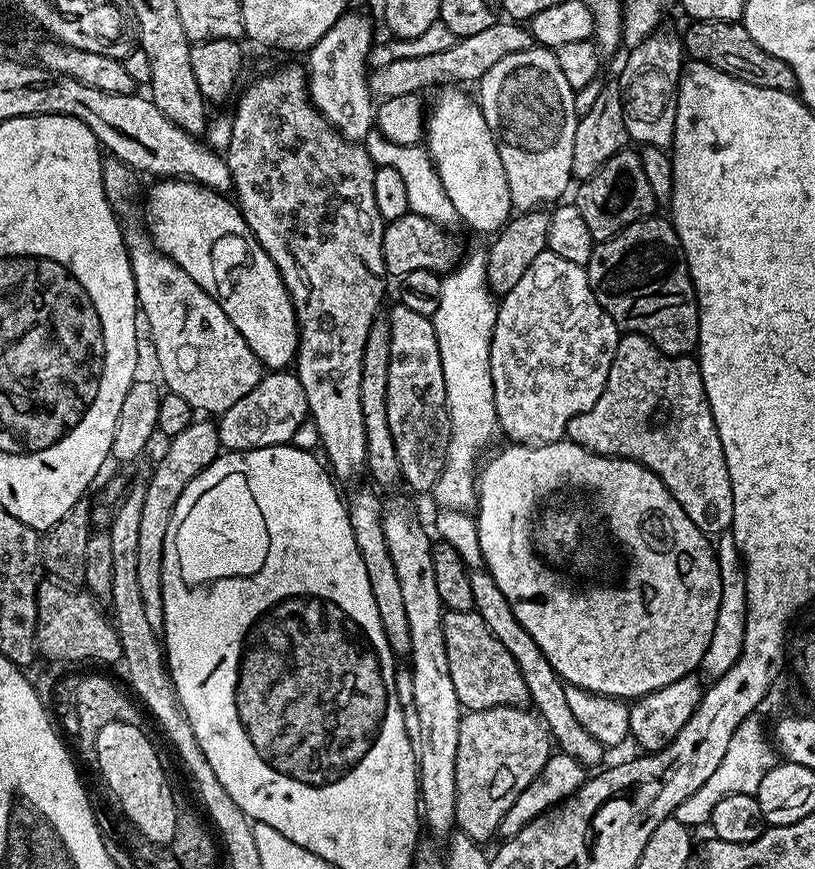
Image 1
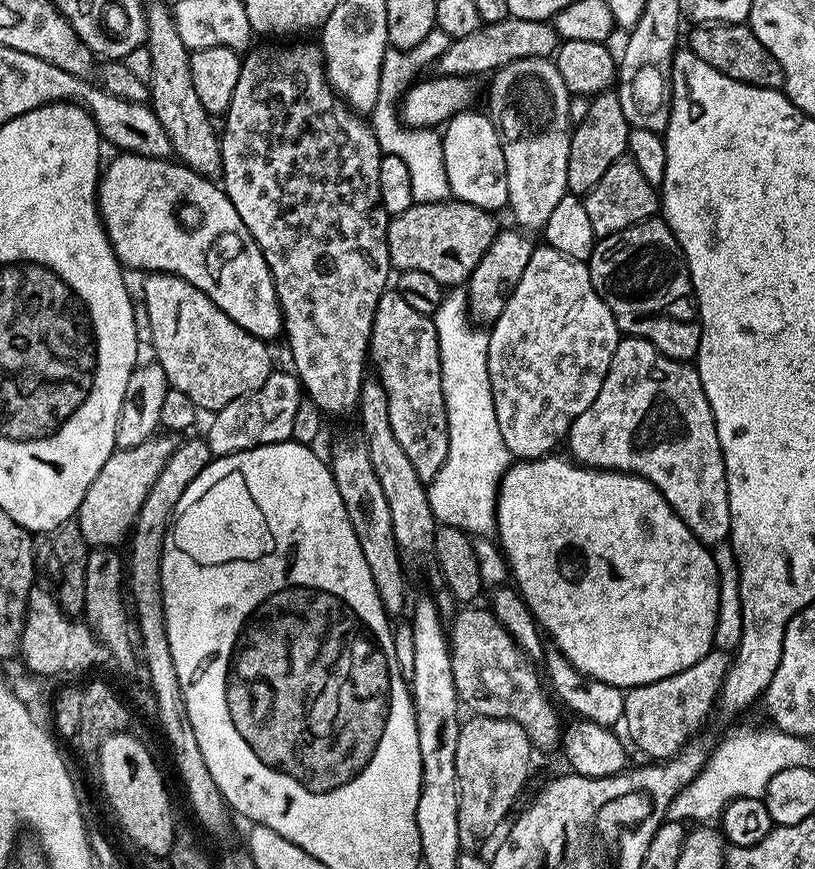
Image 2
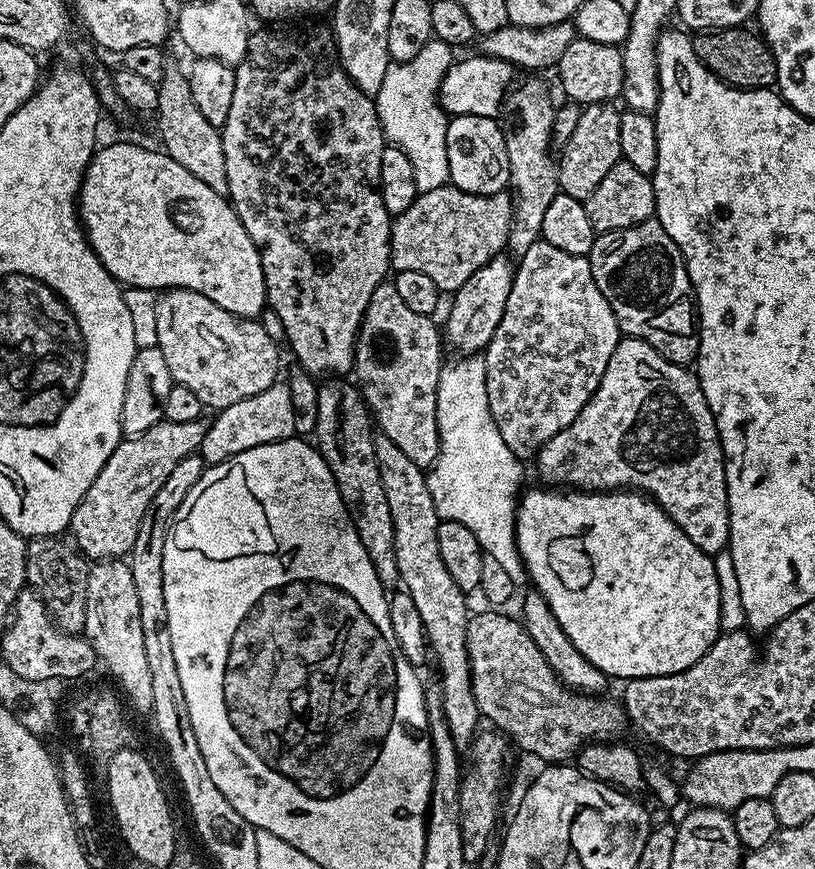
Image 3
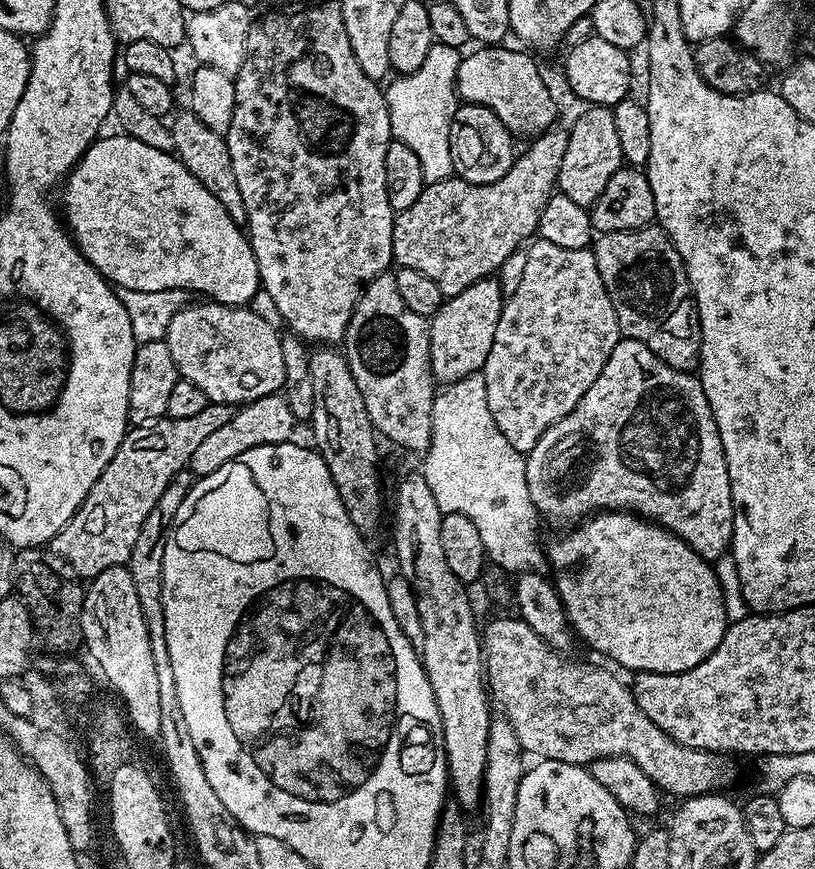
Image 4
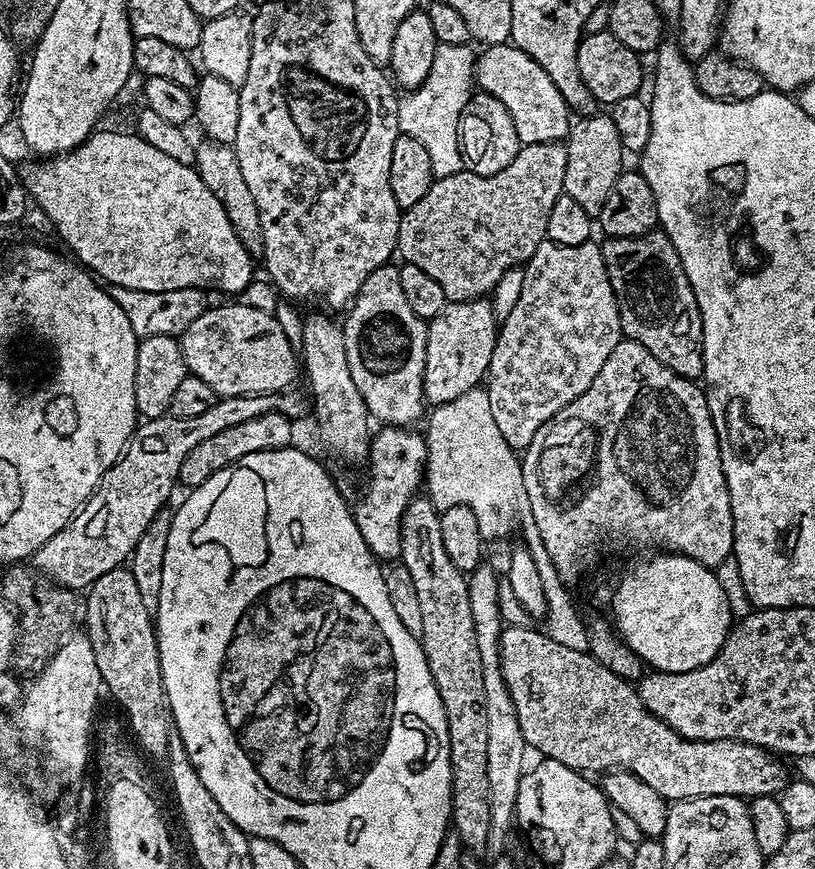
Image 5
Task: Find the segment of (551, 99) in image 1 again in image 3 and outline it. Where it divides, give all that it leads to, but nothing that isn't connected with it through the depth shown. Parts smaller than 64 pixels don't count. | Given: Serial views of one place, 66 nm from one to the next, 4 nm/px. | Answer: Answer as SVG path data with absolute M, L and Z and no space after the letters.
M540 80L513 87L506 97L506 116L513 124L512 132L506 136L508 169L512 175L511 191L514 193L512 209L512 229L508 235L507 251L519 258L526 254L531 244L541 239L542 218L550 202L554 202L558 191L558 164L552 152L552 127L556 121L556 108L548 97L548 88Z

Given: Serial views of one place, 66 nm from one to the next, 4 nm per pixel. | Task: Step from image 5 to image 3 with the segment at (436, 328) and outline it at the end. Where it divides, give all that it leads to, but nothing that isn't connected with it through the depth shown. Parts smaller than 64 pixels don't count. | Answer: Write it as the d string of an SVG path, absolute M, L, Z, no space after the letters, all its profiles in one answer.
M501 254L495 256L490 262L486 262L486 266L482 266L478 270L474 270L474 274L470 274L470 278L466 278L466 282L462 282L462 286L451 297L452 305L448 308L448 317L445 318L444 324L442 320L442 336L452 348L457 348L460 354L480 354L487 349L490 338L494 338L494 330L498 330L498 322L502 322L502 314L506 310L506 298L510 298L510 286L514 275L513 265L508 265L509 257Z

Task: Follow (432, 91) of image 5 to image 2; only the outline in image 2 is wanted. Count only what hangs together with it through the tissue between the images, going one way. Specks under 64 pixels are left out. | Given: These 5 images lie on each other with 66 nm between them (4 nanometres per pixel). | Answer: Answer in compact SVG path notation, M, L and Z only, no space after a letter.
M438 27L433 28L418 46L410 50L398 51L389 47L384 55L380 71L380 93L378 102L370 113L372 133L378 138L381 153L386 156L397 156L406 162L406 170L410 170L410 190L412 198L418 204L438 204L450 196L450 182L446 178L446 162L444 161L444 141L439 131L431 128L410 128L405 126L398 111L402 97L410 85L421 75L420 71L429 64L435 65L439 57L452 44L453 40Z

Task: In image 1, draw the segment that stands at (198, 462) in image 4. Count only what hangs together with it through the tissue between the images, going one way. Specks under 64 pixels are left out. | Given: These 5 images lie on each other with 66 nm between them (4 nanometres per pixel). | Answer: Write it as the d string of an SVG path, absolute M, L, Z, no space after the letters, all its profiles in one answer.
M272 370L260 379L250 394L246 394L246 398L238 398L230 410L219 413L220 446L230 452L245 452L283 444L291 441L298 426L306 419L309 419L306 390L302 390L302 382L295 371Z

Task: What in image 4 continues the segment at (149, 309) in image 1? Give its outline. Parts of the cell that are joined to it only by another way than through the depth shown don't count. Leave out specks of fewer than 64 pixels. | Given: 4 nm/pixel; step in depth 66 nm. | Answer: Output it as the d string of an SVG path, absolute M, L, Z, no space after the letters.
M215 302L193 303L184 307L169 324L166 343L176 363L177 373L194 382L208 401L214 404L244 406L263 396L279 393L284 387L285 359L282 358L281 333L264 316L251 312L248 306L229 306Z

